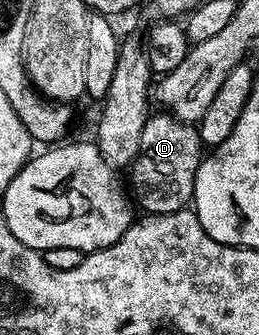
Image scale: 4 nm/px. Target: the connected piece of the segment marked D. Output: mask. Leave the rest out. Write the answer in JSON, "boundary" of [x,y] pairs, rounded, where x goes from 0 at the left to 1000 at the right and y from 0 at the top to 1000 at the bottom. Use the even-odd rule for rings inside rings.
{"boundary":[[[641,331],[602,337],[568,346],[556,391],[541,391],[541,451],[514,493],[498,496],[494,552],[537,627],[660,636],[737,609],[757,510],[788,466],[788,436],[745,370],[707,367]]]}

